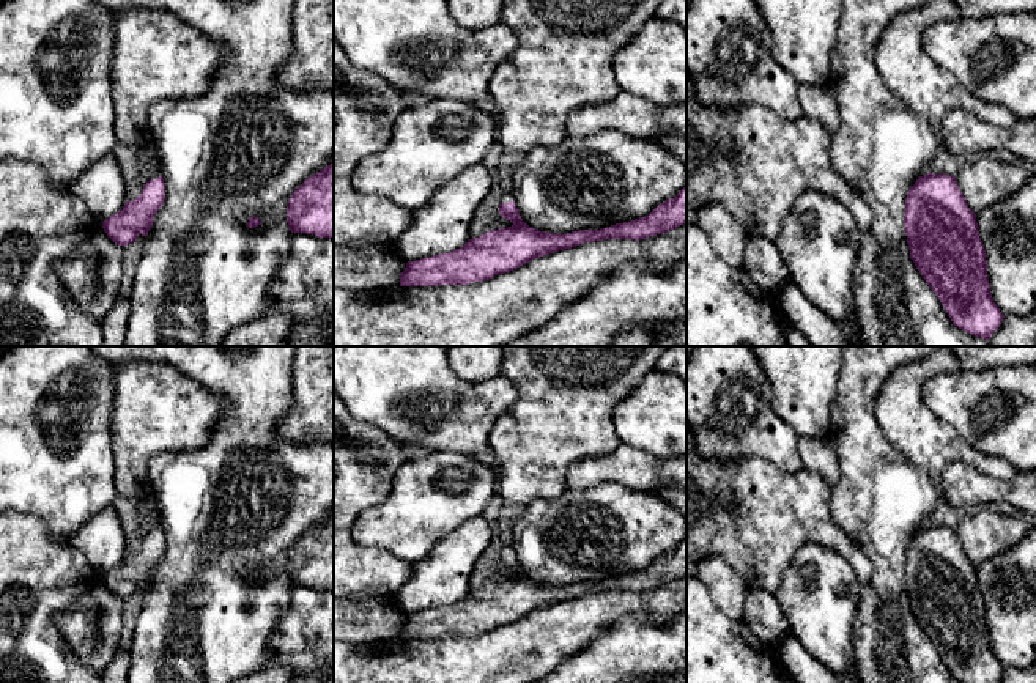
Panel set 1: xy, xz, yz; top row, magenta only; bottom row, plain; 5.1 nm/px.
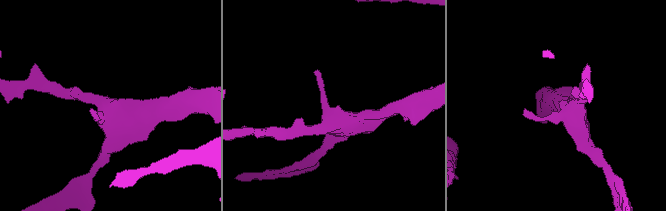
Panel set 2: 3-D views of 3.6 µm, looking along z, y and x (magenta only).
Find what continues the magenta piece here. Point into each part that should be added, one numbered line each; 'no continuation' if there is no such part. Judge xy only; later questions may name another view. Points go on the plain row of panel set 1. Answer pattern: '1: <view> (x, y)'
1: xy (150, 501)

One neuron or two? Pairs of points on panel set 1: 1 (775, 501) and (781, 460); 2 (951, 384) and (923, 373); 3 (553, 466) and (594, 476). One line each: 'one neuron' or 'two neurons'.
1: two neurons
2: two neurons
3: two neurons

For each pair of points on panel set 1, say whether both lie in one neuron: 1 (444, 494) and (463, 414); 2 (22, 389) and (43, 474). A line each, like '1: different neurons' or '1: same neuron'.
1: different neurons
2: same neuron

